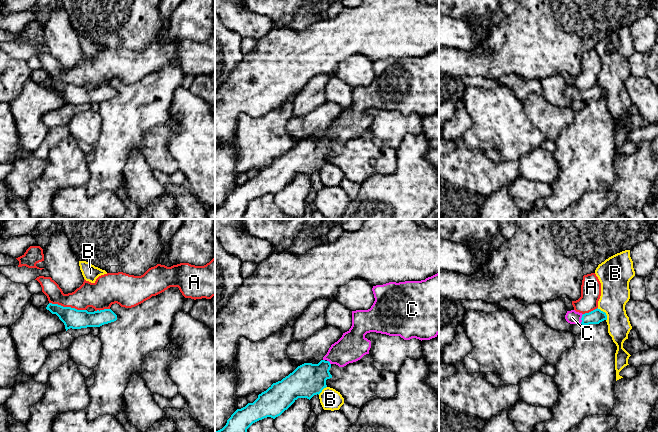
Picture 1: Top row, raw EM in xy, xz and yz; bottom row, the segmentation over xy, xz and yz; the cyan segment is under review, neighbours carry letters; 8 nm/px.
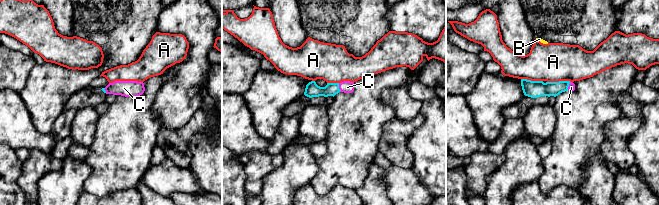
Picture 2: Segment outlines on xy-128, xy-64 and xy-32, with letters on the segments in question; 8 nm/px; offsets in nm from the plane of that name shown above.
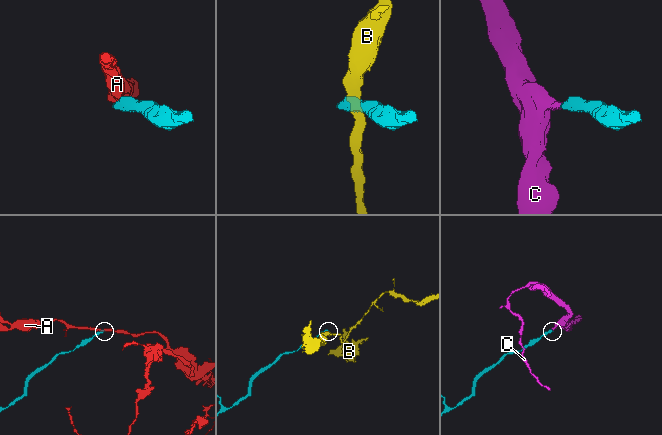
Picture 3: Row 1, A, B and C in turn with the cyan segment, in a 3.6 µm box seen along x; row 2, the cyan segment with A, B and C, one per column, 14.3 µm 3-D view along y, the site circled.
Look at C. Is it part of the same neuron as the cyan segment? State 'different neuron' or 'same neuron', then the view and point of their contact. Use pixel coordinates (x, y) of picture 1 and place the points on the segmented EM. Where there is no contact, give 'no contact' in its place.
same neuron | yz (581, 319)

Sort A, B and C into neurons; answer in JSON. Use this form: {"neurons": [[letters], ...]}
{"neurons": [["A"], ["B"], ["C"]]}

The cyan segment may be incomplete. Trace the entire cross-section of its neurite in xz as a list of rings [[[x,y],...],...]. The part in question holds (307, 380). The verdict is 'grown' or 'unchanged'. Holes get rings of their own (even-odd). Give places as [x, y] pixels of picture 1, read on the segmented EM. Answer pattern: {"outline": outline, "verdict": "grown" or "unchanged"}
{"outline": [[[439,273],[421,281],[389,282],[372,288],[375,301],[368,310],[352,311],[352,326],[331,345],[318,364],[304,363],[281,381],[273,383],[258,395],[253,403],[237,409],[226,425],[216,432],[247,432],[255,422],[267,417],[275,419],[287,410],[298,398],[311,399],[327,387],[326,380],[332,378],[329,370],[332,364],[344,367],[369,354],[371,341],[365,335],[370,332],[400,336],[404,340],[416,338],[430,340],[439,334]]], "verdict": "grown"}

